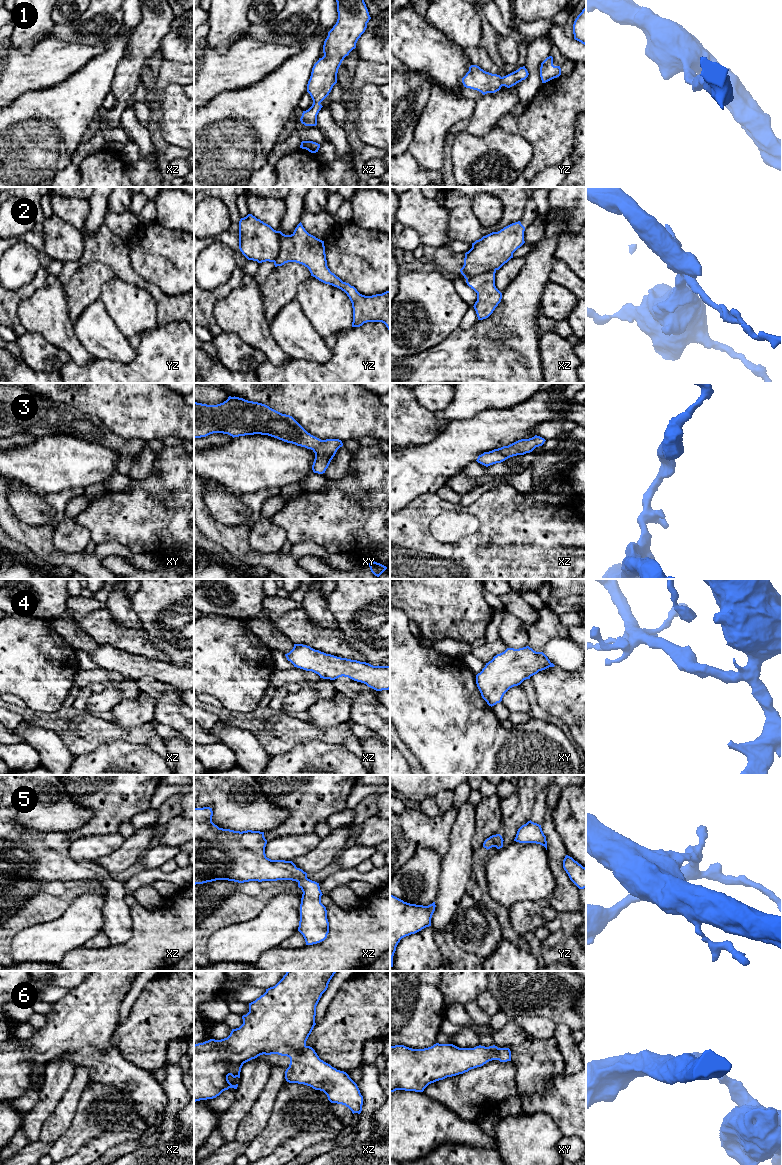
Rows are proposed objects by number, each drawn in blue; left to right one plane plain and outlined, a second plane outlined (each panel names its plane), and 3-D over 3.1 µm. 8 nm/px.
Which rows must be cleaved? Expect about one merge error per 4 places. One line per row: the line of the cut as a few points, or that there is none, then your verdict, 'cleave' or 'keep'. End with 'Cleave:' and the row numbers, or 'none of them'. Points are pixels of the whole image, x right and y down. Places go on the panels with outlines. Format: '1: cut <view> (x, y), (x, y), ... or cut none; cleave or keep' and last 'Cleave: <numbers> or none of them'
1: cut none; keep
2: cut yz (278, 231), (280, 253), (273, 261); cleave
3: cut none; keep
4: cut none; keep
5: cut none; keep
6: cut none; keep
Cleave: 2

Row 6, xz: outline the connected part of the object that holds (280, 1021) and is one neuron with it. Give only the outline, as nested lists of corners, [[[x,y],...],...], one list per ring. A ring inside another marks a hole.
[[[287,971],[283,978],[273,987],[249,1003],[249,1012],[242,1016],[243,1024],[232,1029],[227,1038],[221,1040],[210,1039],[194,1045],[194,1103],[200,1100],[213,1099],[229,1088],[237,1089],[238,1084],[232,1085],[228,1076],[240,1078],[241,1068],[244,1063],[260,1055],[278,1054],[290,1058],[289,1067],[285,1071],[285,1079],[289,1083],[304,1084],[315,1090],[323,1091],[331,1103],[342,1104],[352,1113],[360,1114],[363,1105],[363,1096],[357,1084],[344,1072],[337,1070],[319,1058],[315,1050],[306,1045],[315,1023],[316,1006],[327,990],[328,984],[336,971]]]

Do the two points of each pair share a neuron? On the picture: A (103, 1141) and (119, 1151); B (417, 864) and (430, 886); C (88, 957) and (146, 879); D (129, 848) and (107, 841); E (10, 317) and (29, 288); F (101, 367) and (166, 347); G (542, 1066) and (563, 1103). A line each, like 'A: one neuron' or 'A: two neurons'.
A: two neurons
B: one neuron
C: two neurons
D: two neurons
E: one neuron
F: one neuron
G: two neurons

